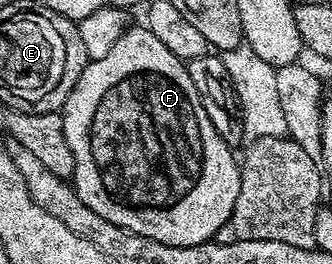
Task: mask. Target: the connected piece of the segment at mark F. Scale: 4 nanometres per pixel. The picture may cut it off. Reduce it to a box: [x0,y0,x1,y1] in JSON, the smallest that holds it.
[60,24,242,246]

